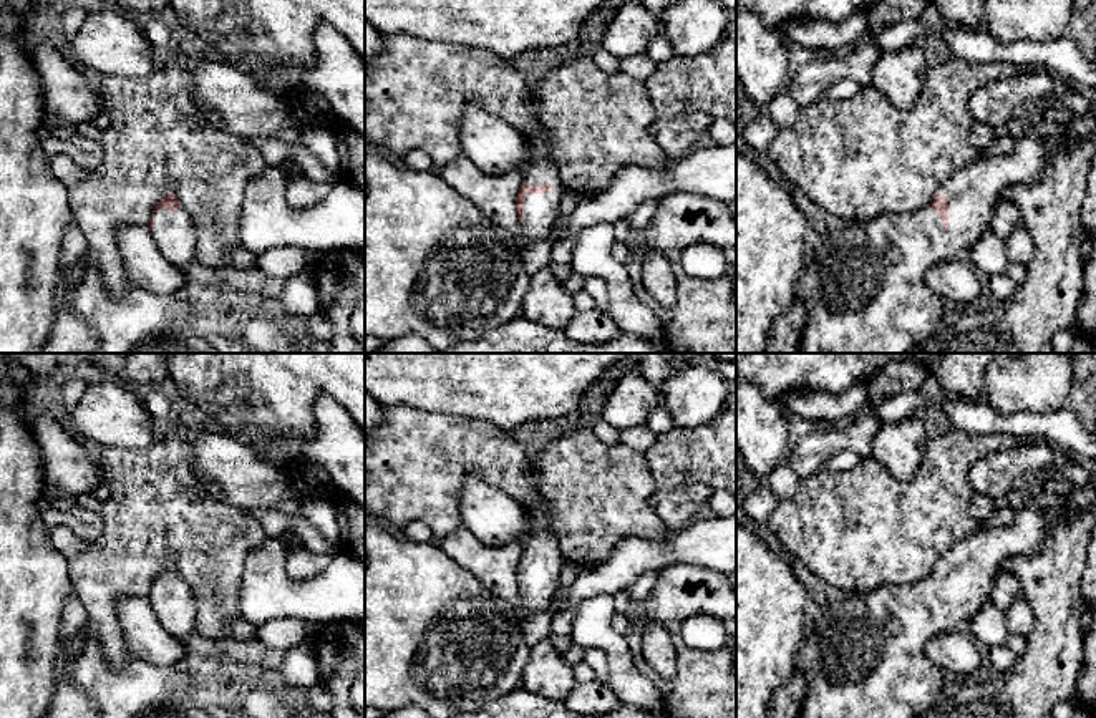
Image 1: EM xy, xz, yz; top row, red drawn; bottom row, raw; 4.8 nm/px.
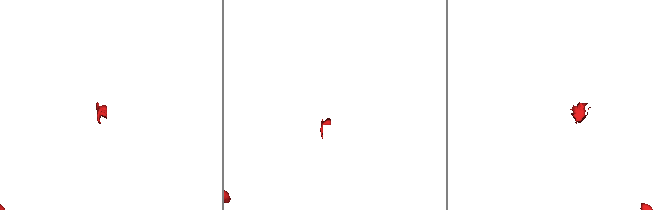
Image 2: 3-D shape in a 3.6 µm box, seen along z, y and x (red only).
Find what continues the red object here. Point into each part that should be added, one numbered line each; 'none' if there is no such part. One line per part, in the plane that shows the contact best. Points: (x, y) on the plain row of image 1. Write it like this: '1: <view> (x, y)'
1: xz (417, 461)

